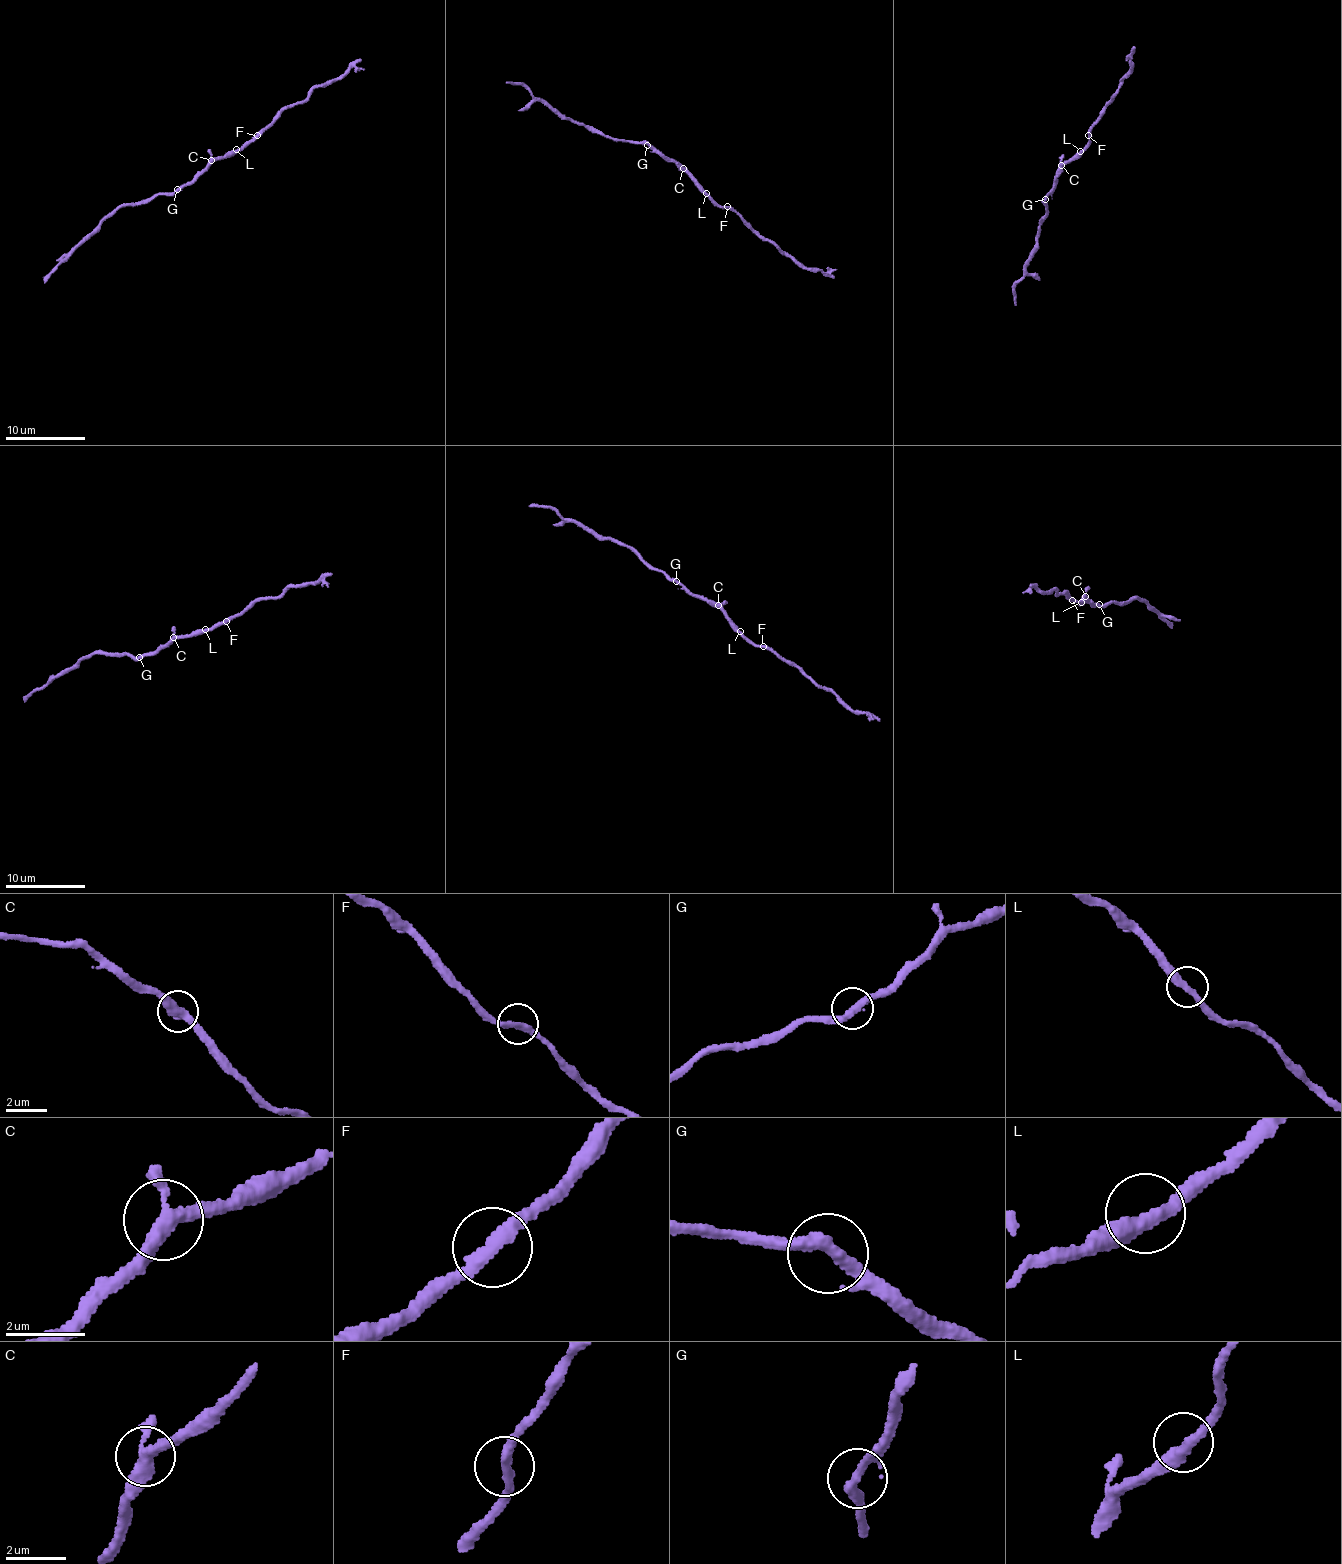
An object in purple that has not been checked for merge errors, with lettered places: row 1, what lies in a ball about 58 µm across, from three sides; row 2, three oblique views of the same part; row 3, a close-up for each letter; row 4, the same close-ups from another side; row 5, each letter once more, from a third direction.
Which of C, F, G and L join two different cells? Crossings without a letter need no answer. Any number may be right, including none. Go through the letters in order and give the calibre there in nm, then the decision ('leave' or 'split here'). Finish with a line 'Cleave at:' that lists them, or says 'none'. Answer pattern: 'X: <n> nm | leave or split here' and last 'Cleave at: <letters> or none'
C: 340 nm | leave
F: 320 nm | leave
G: 260 nm | leave
L: 360 nm | leave
Cleave at: none

